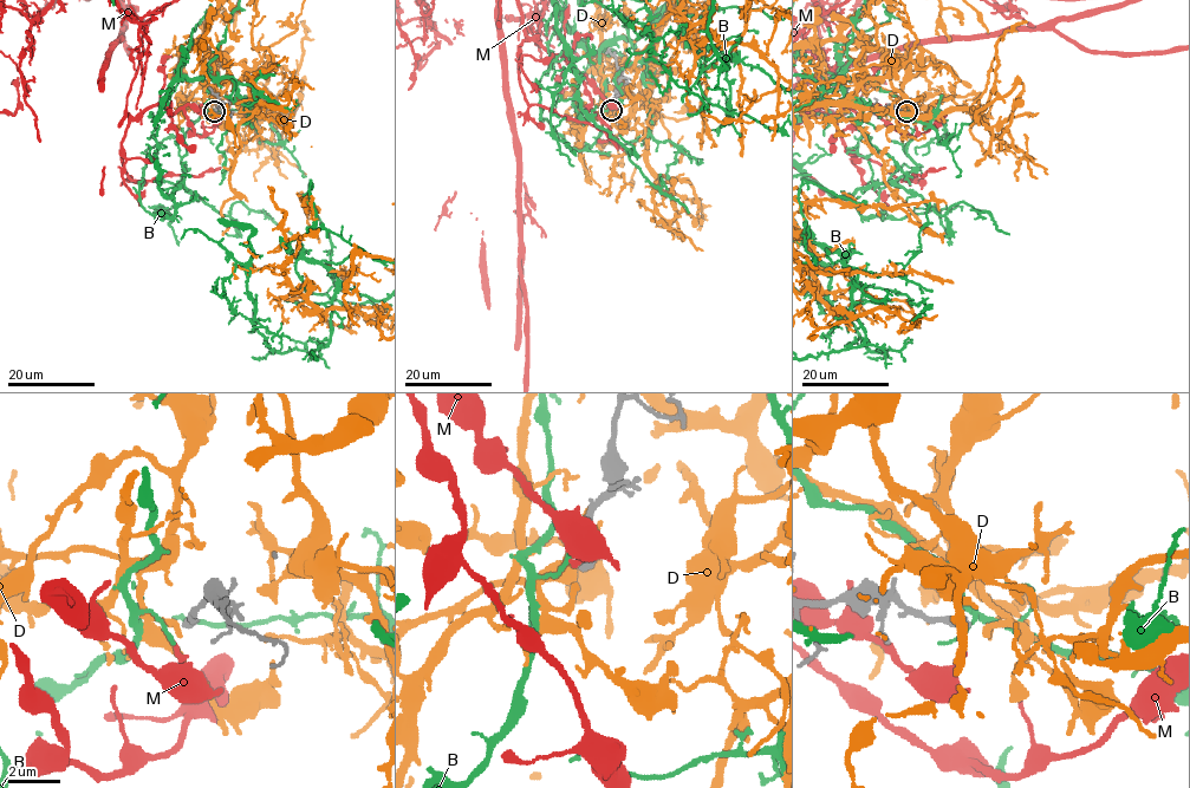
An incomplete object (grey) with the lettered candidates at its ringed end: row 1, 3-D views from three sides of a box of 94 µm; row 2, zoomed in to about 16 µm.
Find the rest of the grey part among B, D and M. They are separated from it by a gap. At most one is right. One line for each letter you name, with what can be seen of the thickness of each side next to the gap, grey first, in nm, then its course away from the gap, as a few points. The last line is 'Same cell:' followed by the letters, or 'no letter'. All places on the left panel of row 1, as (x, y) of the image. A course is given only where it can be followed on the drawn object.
Same cell: no letter

